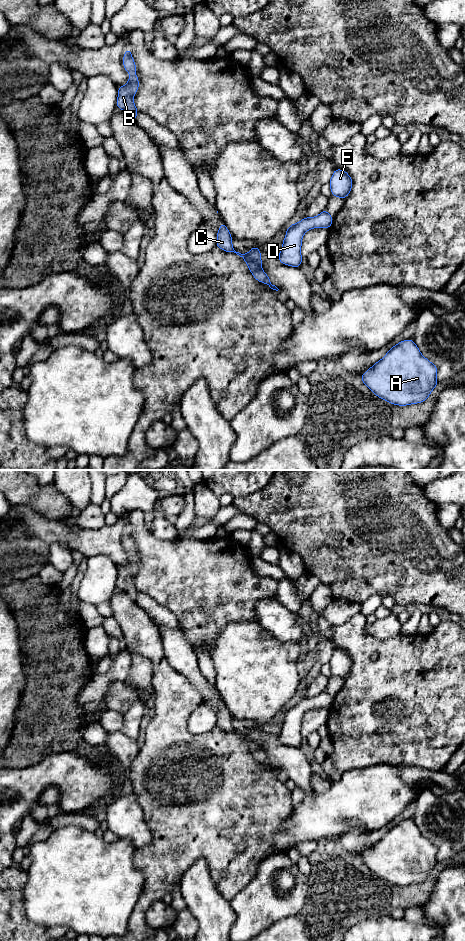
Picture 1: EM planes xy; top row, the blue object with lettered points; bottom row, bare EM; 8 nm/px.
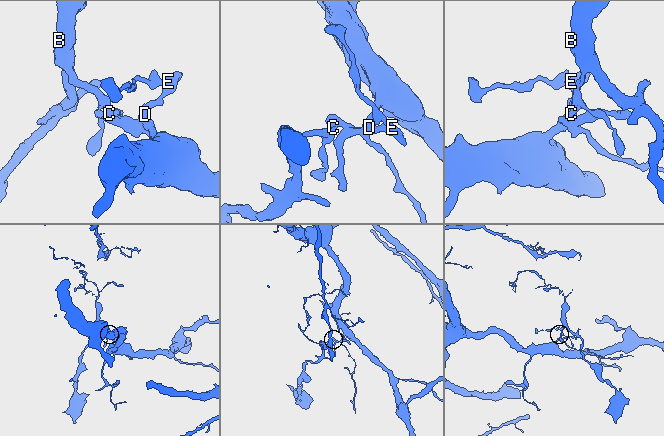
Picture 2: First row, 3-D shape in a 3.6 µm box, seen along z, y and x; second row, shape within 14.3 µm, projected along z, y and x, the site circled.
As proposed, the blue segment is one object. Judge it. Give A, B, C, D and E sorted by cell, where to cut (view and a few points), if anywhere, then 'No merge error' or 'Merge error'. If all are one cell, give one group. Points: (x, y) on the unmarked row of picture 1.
Groups: A D E / B C. Split along xy (245, 734), (261, 749). Merge error

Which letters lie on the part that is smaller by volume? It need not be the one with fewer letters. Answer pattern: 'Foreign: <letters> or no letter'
Foreign: B, C

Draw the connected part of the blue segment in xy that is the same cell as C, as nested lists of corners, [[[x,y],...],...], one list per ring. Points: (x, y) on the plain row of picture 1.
[[[221,703],[219,707],[219,711],[217,712],[217,722],[216,727],[221,728],[224,732],[234,732],[240,737],[242,737],[248,748],[249,751],[252,753],[253,757],[264,764],[267,764],[271,769],[278,771],[279,769],[273,765],[268,757],[268,755],[260,748],[257,747],[255,743],[253,743],[251,740],[249,740],[246,736],[246,734],[241,734],[239,732],[236,732],[232,725],[232,716],[227,709],[225,703]]]

